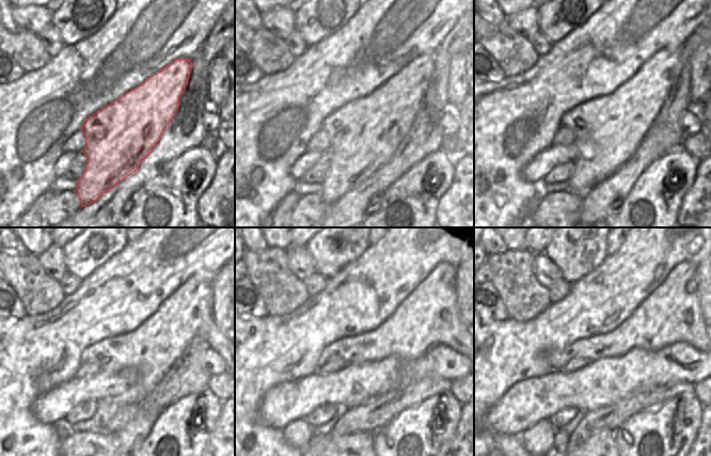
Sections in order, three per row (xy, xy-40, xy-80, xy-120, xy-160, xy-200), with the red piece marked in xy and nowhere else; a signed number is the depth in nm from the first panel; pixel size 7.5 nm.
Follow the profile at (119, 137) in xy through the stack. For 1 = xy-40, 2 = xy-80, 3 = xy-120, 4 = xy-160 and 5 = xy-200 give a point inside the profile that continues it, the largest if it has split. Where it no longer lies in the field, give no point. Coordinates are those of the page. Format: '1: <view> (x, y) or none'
1: xy-40 (365, 132)
2: xy-80 (617, 123)
3: xy-120 (153, 348)
4: xy-160 (429, 316)
5: xy-200 (672, 313)

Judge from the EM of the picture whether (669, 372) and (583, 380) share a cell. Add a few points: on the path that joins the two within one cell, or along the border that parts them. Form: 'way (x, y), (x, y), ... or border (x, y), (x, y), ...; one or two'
way (648, 372), (634, 372), (618, 378), (604, 378); one

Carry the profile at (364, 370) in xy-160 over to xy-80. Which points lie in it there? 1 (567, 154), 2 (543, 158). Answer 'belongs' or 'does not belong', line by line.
1: belongs
2: belongs

